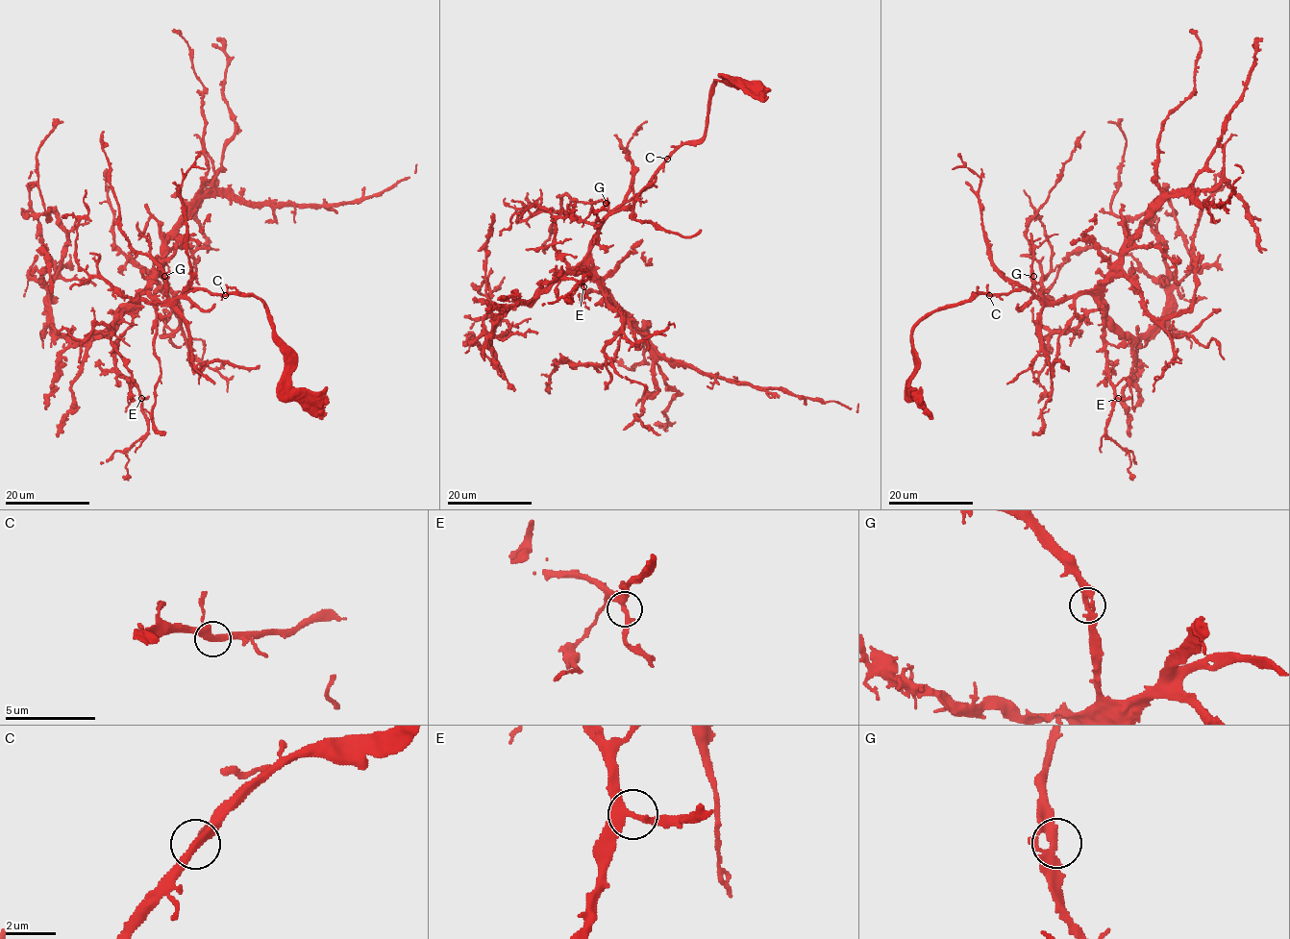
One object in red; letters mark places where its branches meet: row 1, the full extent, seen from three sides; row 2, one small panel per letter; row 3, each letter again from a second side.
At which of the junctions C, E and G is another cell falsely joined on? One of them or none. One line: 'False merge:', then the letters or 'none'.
False merge: none

